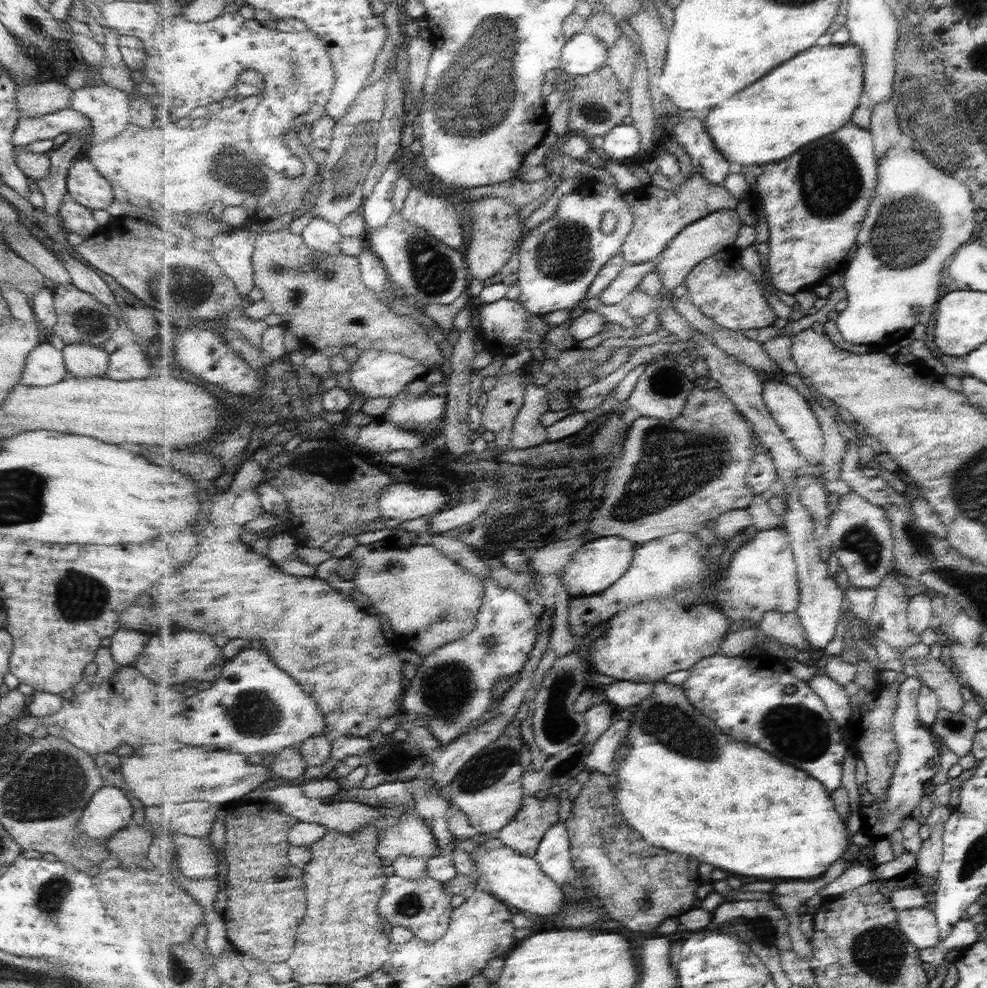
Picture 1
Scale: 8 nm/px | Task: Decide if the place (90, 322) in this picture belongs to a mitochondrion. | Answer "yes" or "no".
yes

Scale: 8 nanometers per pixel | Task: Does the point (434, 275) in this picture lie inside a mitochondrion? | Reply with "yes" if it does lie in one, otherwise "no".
yes

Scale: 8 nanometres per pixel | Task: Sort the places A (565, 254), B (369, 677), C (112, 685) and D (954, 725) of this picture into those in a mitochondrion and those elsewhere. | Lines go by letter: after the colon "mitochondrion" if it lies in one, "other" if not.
A: mitochondrion
B: other
C: other
D: other

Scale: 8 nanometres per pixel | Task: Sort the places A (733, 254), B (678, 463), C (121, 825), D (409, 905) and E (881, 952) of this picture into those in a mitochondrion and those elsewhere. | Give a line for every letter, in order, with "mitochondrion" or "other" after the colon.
A: other
B: mitochondrion
C: other
D: mitochondrion
E: mitochondrion

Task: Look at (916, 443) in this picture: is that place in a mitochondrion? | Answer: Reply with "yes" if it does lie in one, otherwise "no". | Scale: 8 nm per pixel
no

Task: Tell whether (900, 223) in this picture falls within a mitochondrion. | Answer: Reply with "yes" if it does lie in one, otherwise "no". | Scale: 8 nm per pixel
yes

